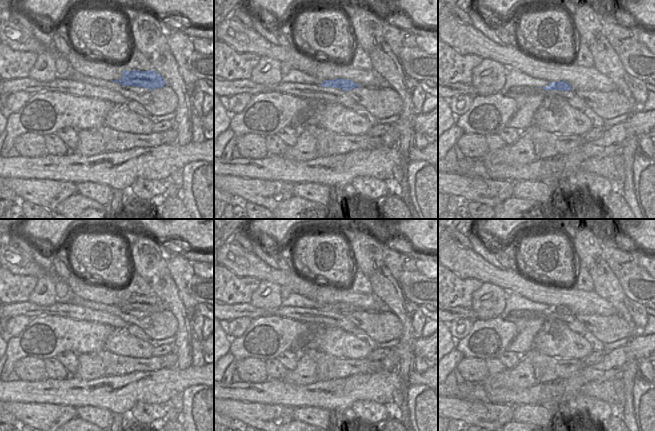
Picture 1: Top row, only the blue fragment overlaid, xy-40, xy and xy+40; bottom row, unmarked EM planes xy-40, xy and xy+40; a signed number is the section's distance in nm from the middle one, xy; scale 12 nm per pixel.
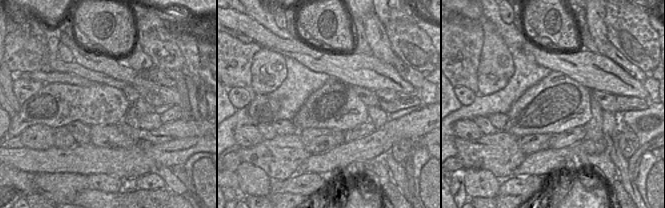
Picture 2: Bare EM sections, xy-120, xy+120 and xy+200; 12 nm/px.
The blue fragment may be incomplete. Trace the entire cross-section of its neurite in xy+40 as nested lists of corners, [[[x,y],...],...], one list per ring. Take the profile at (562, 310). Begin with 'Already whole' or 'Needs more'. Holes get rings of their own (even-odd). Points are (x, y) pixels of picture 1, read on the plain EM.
Already whole. [[[560,305],[560,306],[550,306],[548,310],[546,311],[539,311],[539,312],[544,312],[545,315],[550,315],[550,314],[560,314],[560,315],[573,315],[571,313],[571,310],[569,307]]]

